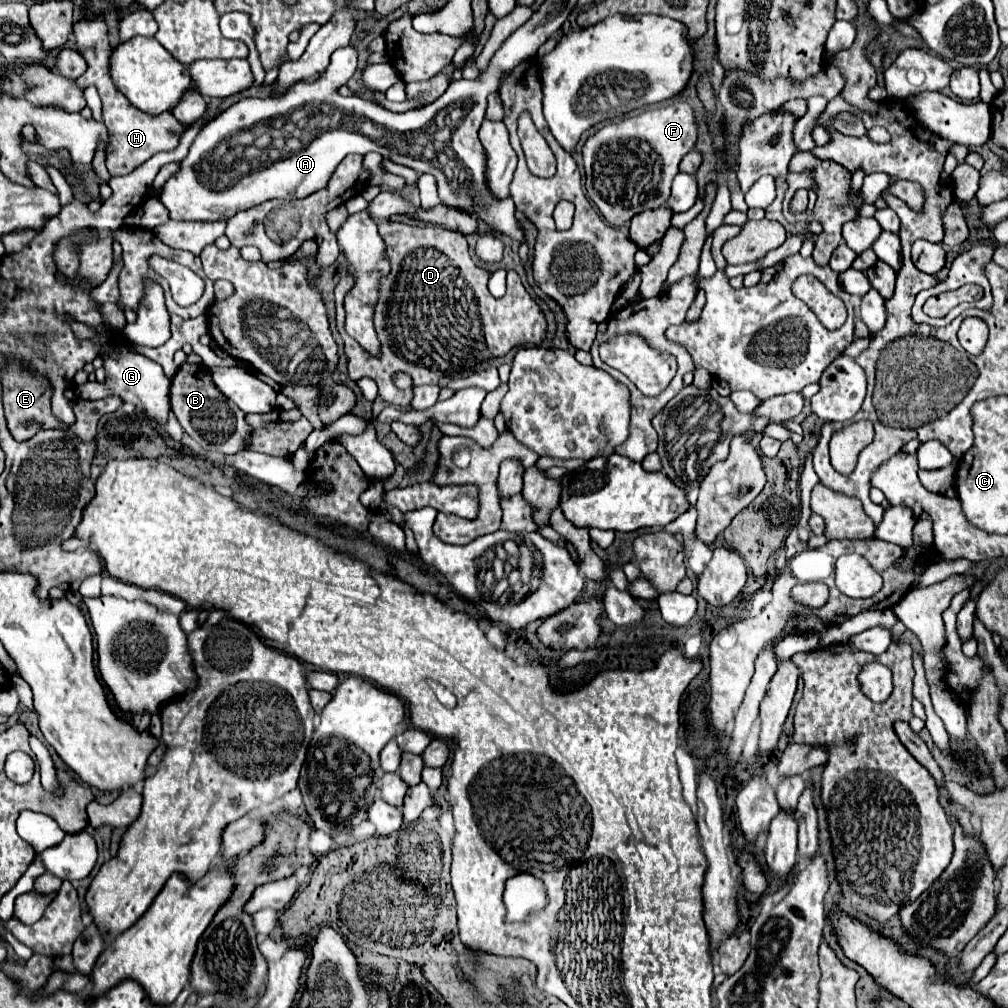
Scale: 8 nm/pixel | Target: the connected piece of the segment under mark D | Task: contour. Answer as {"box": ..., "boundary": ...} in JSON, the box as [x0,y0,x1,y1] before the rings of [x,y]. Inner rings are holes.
{"box":[334,220,548,410],"boundary":[[[386,220],[380,222],[380,236],[386,242],[386,254],[392,264],[390,278],[382,280],[382,296],[378,300],[378,308],[374,314],[374,326],[382,340],[382,358],[374,358],[368,352],[364,352],[360,344],[354,342],[344,332],[344,296],[352,284],[350,276],[344,276],[336,284],[334,296],[336,296],[336,328],[344,340],[344,354],[348,358],[348,376],[352,380],[364,376],[374,378],[378,384],[378,396],[388,404],[402,410],[410,410],[410,402],[414,396],[412,390],[398,390],[392,384],[394,372],[408,372],[414,380],[414,386],[438,384],[442,378],[448,378],[456,372],[472,370],[490,358],[502,358],[516,346],[522,344],[540,346],[546,340],[548,324],[544,312],[536,304],[536,300],[526,292],[520,276],[514,270],[508,270],[508,290],[502,298],[494,298],[486,286],[492,274],[474,262],[468,250],[468,242],[460,232],[436,226],[410,226],[404,222]]]}

